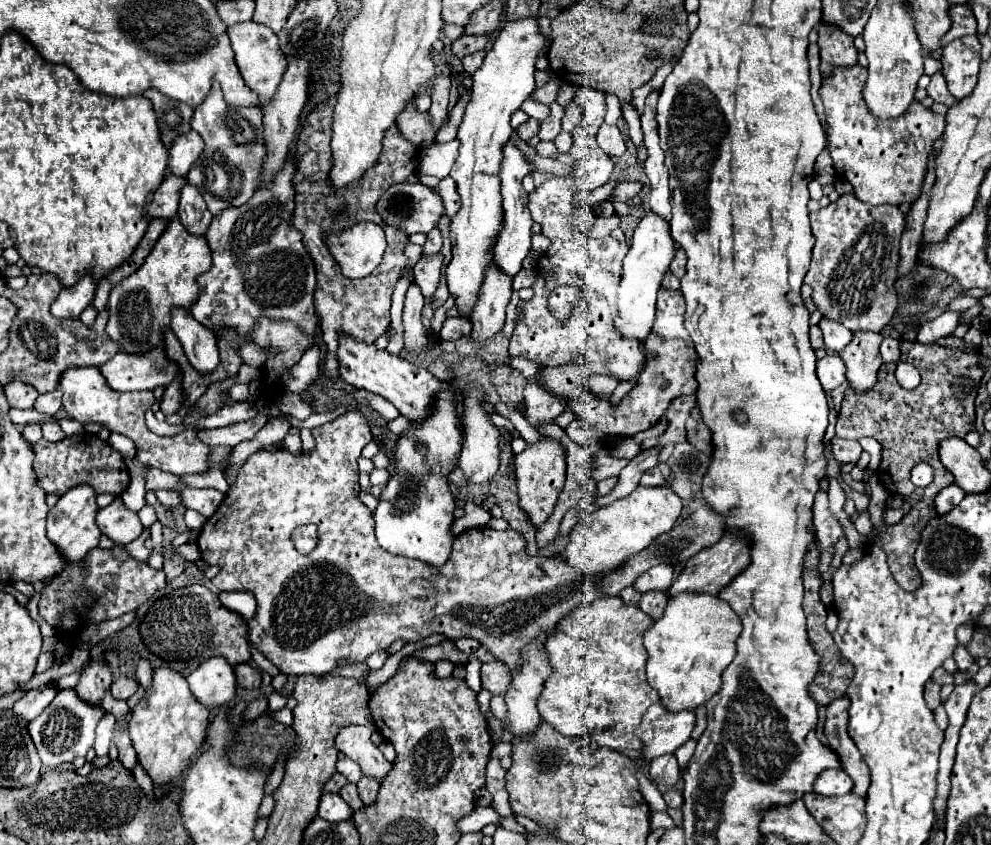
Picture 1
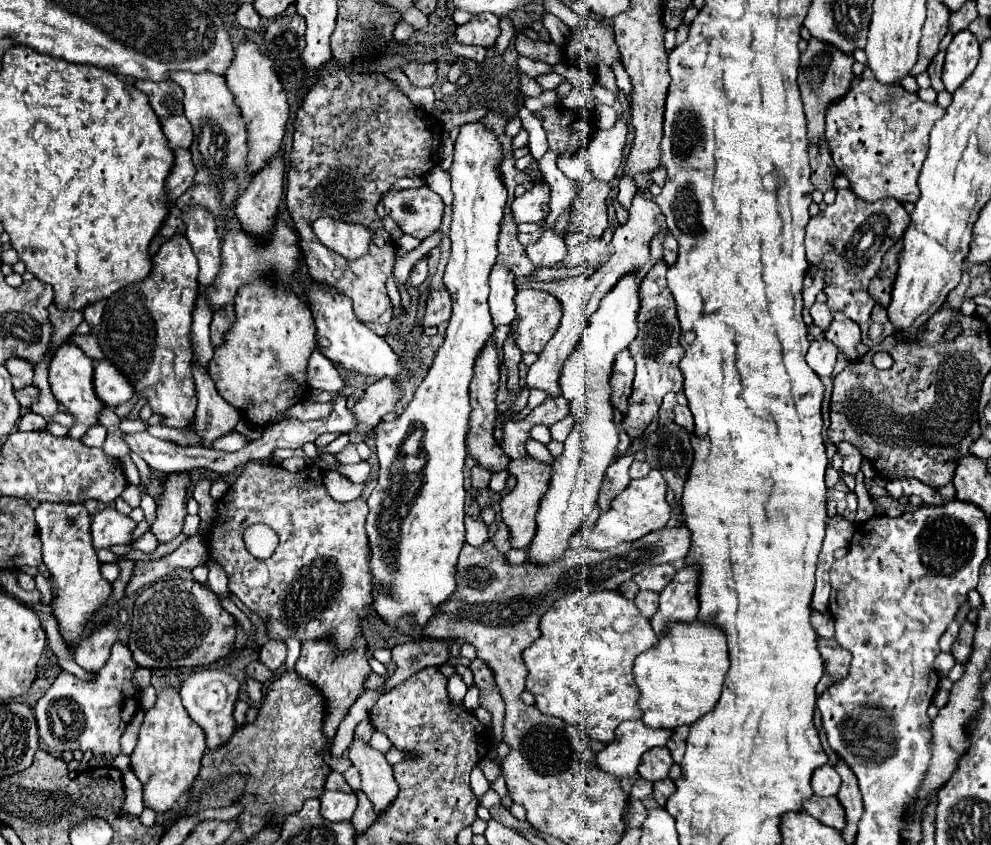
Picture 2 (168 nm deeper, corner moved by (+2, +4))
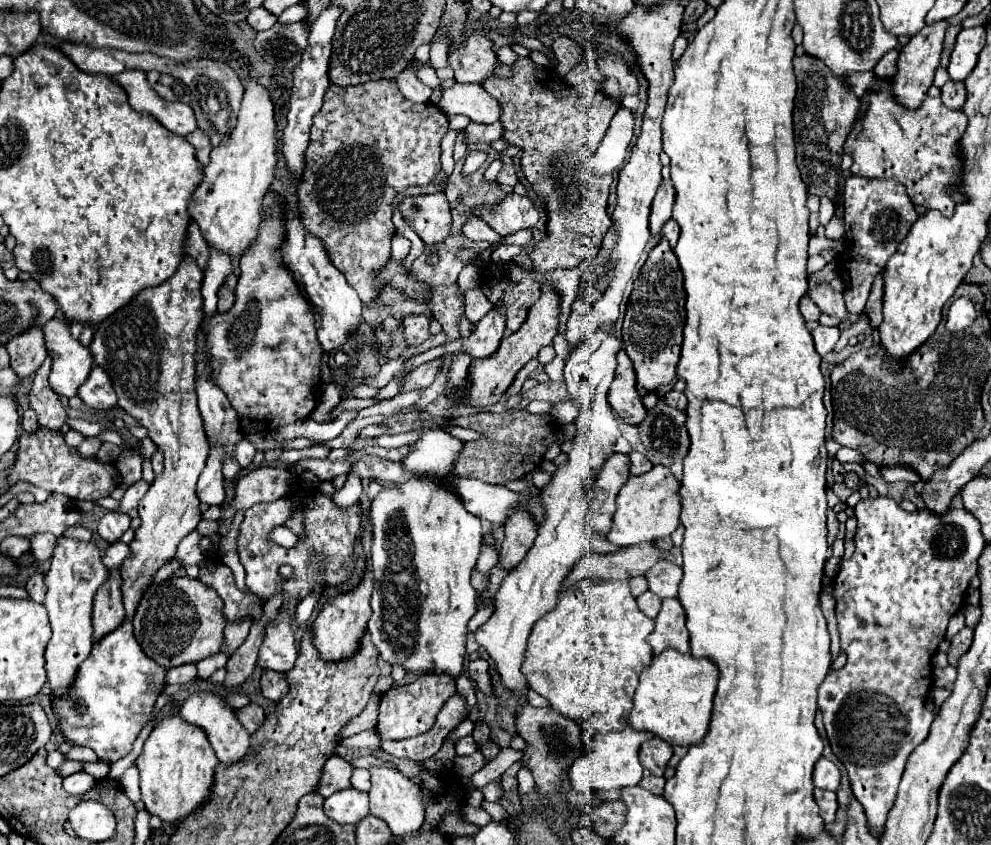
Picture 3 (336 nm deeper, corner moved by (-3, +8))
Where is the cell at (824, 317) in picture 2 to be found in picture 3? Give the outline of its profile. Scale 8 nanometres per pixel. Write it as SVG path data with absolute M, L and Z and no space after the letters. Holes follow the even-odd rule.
M804 296L804 298L800 300L800 314L804 316L806 322L812 322L812 320L818 320L820 308L816 308L816 304L814 304L808 296Z

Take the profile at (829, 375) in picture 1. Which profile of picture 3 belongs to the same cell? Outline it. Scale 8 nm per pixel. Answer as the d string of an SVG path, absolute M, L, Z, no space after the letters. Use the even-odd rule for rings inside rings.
M818 326L816 330L812 330L812 338L814 338L816 352L824 356L830 350L834 350L834 344L840 338L840 328L838 326Z

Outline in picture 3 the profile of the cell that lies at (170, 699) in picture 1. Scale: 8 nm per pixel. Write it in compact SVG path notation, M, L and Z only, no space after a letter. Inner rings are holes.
M180 716L160 720L144 742L144 750L136 760L140 770L140 792L146 810L164 822L180 822L196 814L196 810L204 806L212 794L216 764L216 754L212 752L212 746L200 728L184 724Z

